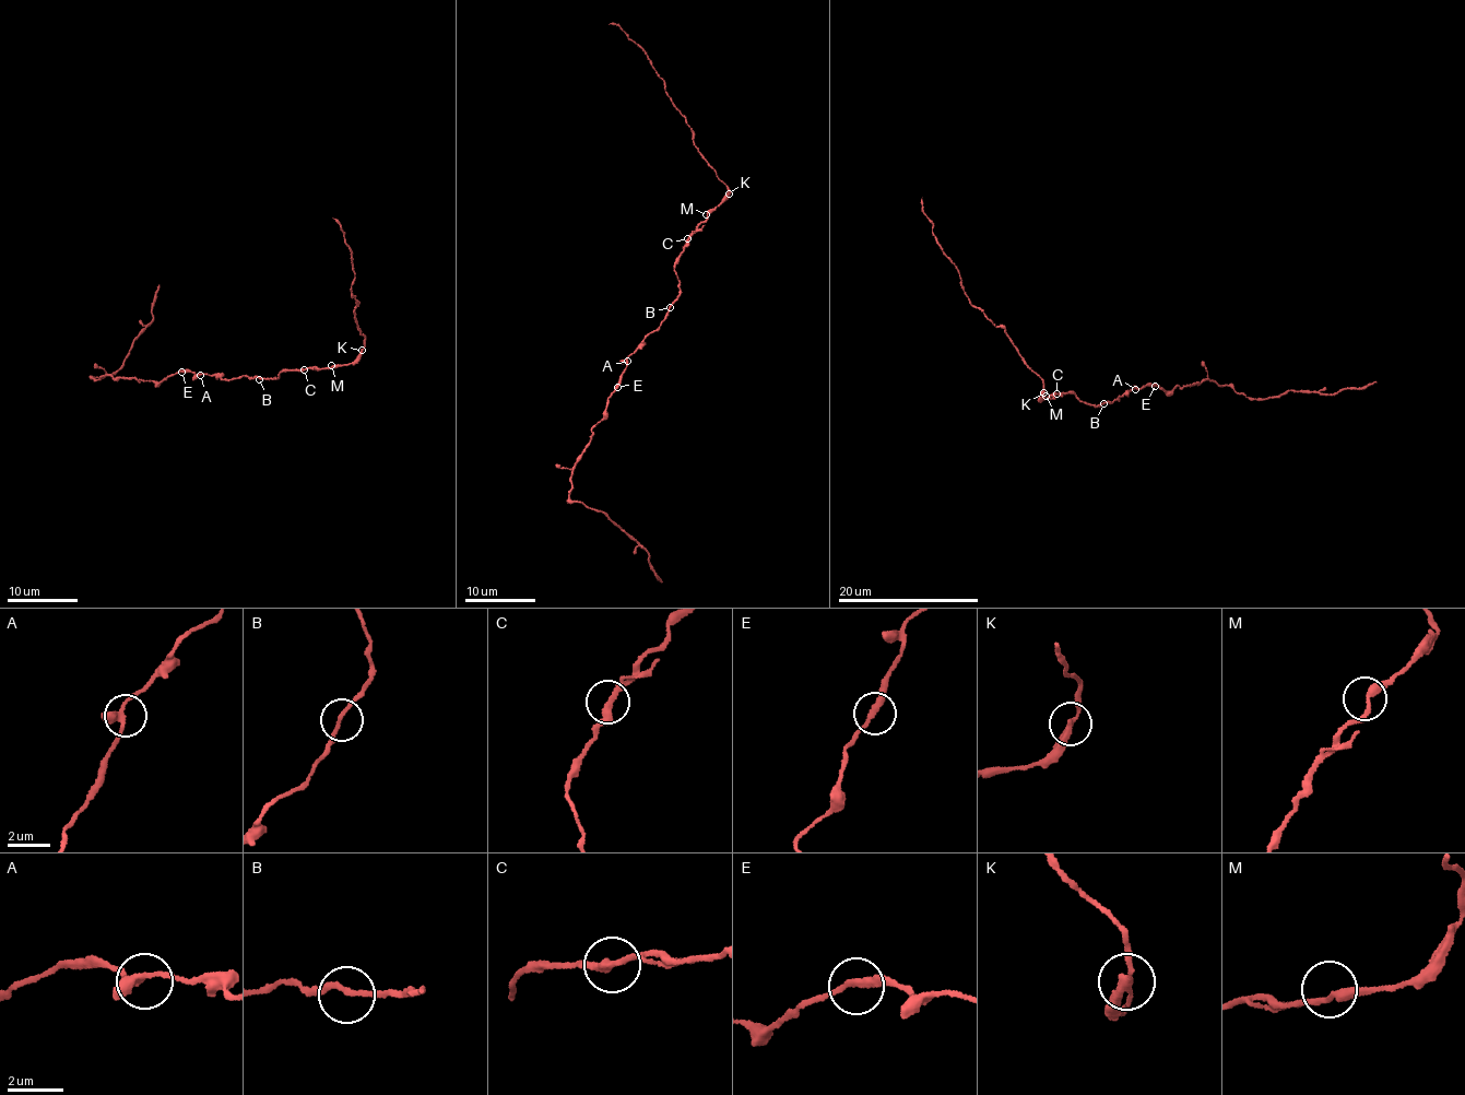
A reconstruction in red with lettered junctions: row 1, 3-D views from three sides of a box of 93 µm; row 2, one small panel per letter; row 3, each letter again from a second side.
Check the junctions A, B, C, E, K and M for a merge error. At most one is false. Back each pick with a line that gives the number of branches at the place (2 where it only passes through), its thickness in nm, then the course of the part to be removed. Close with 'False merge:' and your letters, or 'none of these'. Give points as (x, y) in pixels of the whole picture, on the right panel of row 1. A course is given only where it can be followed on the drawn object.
K: 2 | 240 nm | (1043, 391), (1042, 379), (1005, 329), (970, 303), (956, 266), (932, 232), (922, 198)
False merge: K

